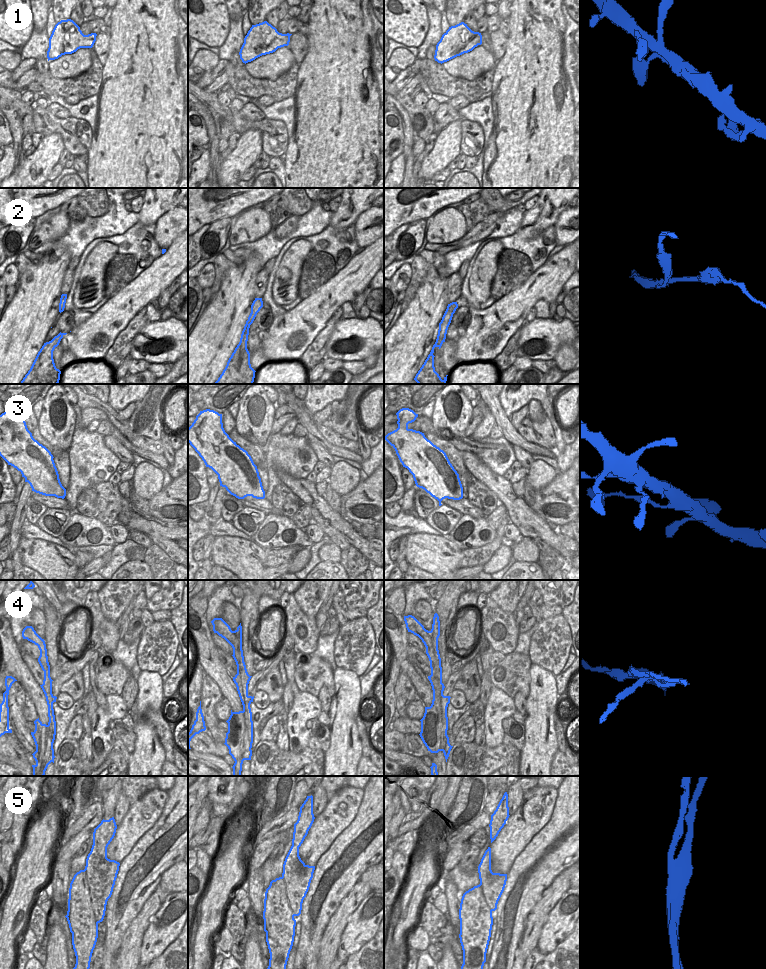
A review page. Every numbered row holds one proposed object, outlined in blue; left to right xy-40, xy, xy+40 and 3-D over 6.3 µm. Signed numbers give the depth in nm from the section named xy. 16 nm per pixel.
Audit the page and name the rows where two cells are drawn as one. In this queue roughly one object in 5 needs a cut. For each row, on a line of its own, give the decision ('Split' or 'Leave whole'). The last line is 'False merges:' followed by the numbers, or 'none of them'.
1: Leave whole
2: Split
3: Leave whole
4: Split
5: Split
False merges: 2, 4, 5

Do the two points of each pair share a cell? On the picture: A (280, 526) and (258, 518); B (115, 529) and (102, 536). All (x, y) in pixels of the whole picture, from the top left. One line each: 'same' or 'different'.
A: different
B: different

